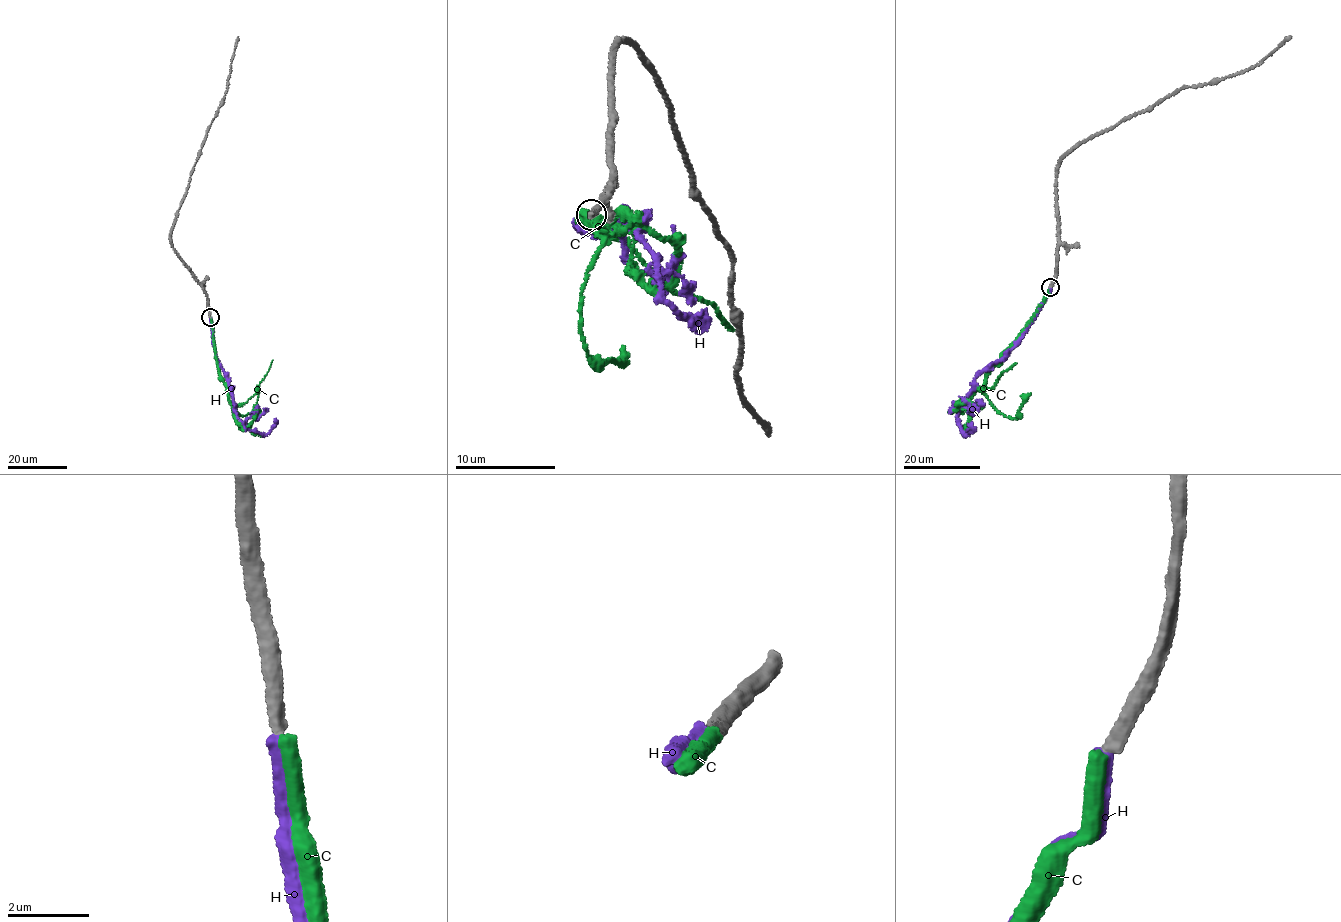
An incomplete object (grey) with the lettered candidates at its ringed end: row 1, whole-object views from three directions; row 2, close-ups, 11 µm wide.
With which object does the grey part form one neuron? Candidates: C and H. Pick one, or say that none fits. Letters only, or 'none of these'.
H

